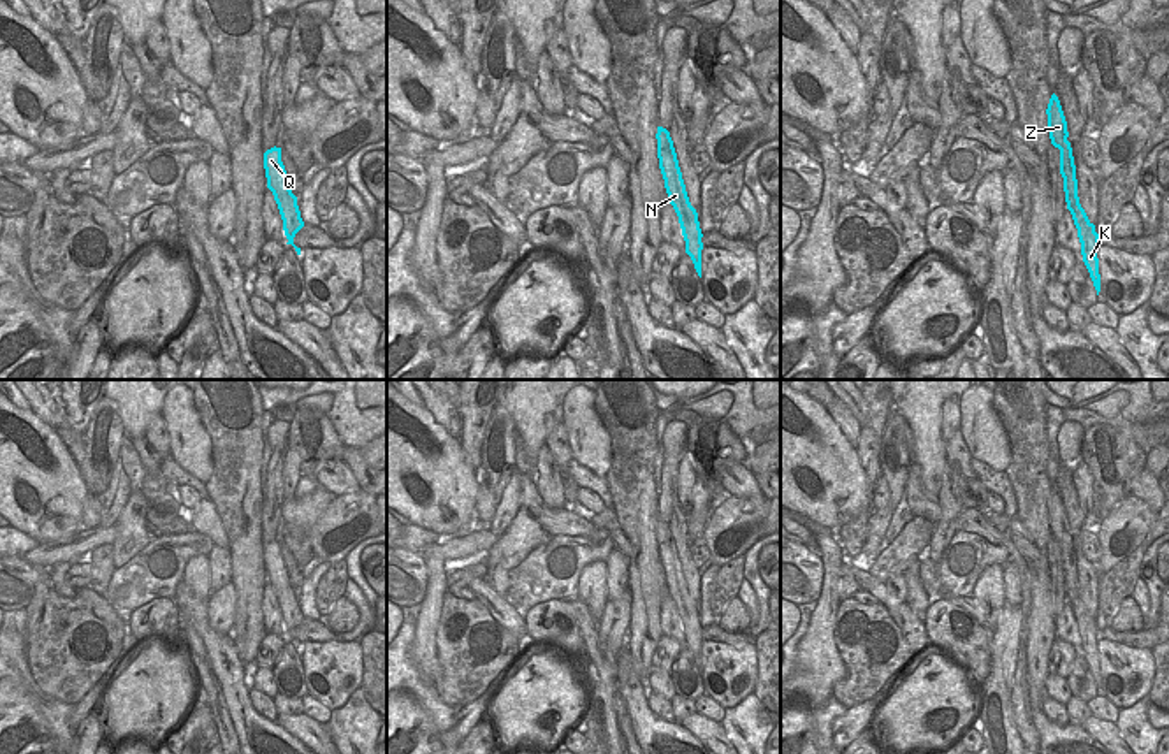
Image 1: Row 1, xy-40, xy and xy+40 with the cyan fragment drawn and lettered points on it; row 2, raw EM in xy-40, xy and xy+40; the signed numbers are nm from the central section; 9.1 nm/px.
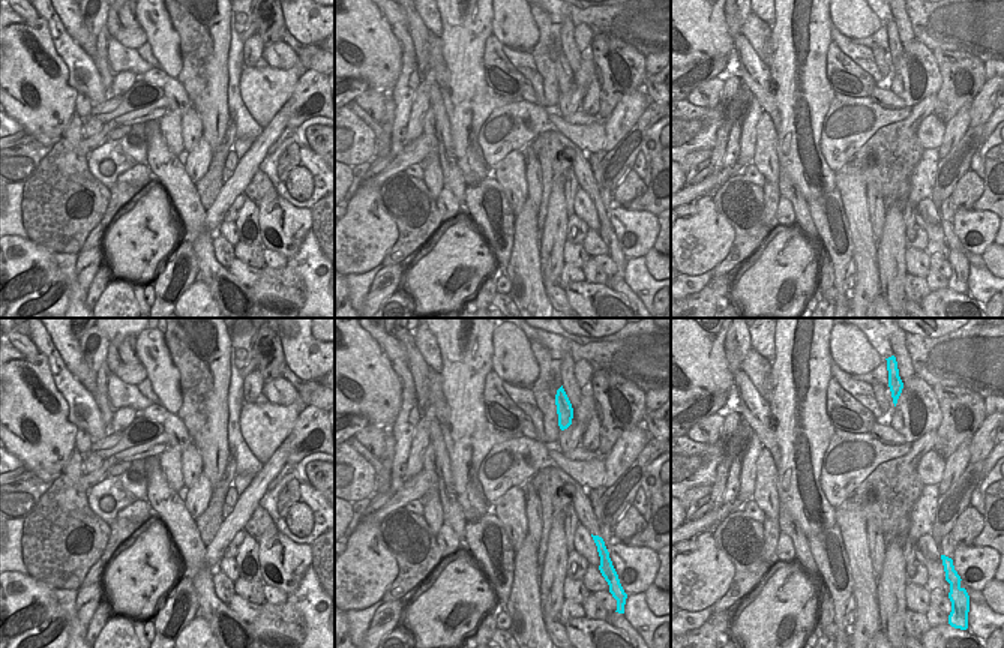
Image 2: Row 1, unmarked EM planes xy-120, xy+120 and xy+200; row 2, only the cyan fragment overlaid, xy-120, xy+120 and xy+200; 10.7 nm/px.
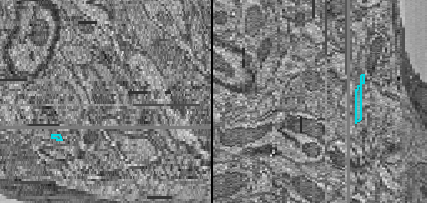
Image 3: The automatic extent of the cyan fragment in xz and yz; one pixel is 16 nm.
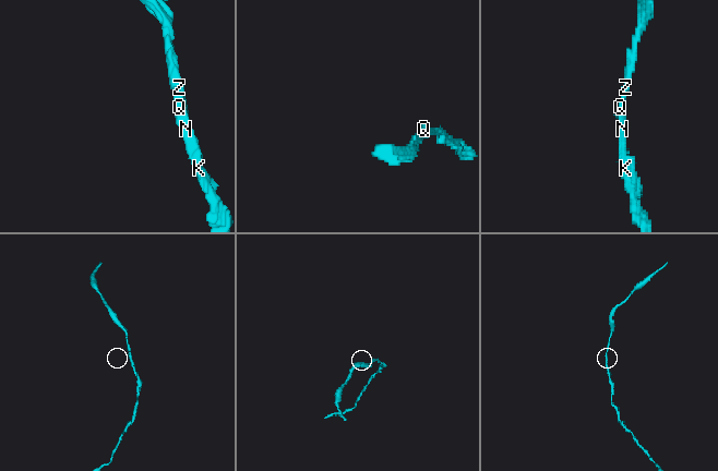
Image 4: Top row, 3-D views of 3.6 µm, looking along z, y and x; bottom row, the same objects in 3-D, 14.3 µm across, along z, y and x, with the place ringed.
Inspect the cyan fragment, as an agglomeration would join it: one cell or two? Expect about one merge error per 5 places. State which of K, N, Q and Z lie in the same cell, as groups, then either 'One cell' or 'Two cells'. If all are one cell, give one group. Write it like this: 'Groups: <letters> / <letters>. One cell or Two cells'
Groups: K N Q Z. One cell.

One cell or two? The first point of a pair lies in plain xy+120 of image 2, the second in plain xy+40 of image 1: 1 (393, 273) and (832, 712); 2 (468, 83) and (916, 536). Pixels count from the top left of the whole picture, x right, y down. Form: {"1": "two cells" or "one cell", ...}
{"1": "two cells", "2": "two cells"}

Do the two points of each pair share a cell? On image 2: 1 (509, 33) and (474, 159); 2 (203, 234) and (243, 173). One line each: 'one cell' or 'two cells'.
1: two cells
2: two cells

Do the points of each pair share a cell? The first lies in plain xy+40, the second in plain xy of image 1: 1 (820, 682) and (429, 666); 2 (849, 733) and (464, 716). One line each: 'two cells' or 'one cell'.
1: one cell
2: one cell

